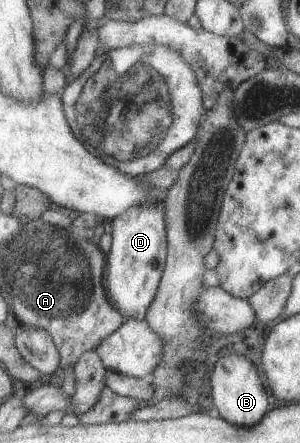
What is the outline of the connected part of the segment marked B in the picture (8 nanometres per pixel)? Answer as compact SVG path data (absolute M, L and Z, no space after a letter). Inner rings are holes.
M244 354L221 356L211 376L216 412L240 427L255 427L263 422L272 410L272 402L265 390L258 366Z

